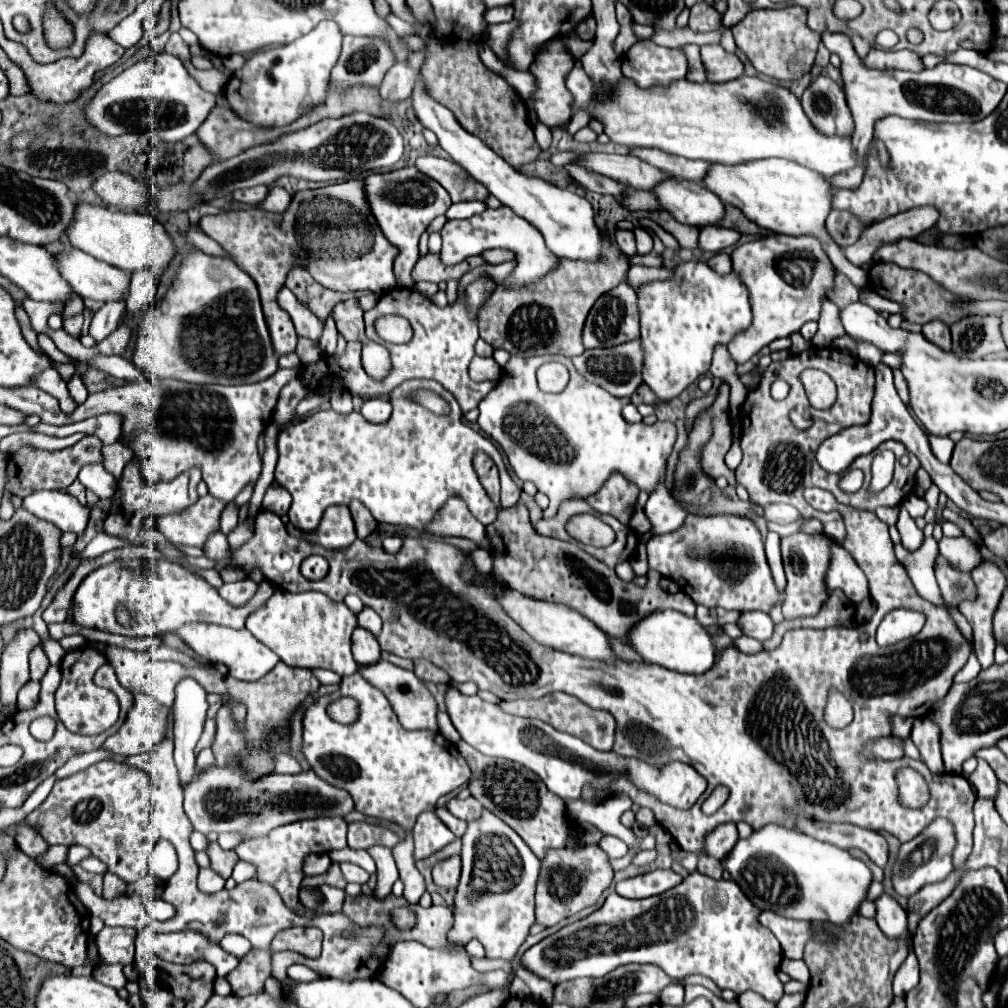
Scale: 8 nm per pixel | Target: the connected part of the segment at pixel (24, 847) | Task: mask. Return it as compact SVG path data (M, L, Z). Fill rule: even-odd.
M19 824L16 830L15 843L21 852L25 852L27 856L31 856L35 860L37 860L37 856L41 856L49 848L39 831L27 824Z

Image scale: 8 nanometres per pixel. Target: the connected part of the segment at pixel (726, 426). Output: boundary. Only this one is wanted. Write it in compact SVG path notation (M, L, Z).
M721 384L715 402L707 408L713 420L713 436L701 450L701 462L705 474L711 478L725 476L729 486L735 486L735 472L727 468L725 454L731 448L731 418L729 418L729 384Z

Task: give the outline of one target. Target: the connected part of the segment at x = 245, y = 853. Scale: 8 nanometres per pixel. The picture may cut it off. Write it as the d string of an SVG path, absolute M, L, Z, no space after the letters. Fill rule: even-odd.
M313 818L313 820L299 820L295 824L285 824L285 826L279 826L275 828L273 832L269 832L267 836L263 838L255 838L255 840L245 840L241 842L235 852L241 860L245 862L251 862L257 866L257 880L261 882L269 882L273 884L285 906L291 908L293 912L303 915L307 918L313 918L319 914L336 913L341 911L344 900L345 891L326 886L325 900L317 912L307 910L299 901L299 886L301 886L301 880L303 880L303 874L301 874L301 866L303 866L303 858L309 854L309 852L317 852L317 854L327 854L335 848L345 848L347 846L347 822L343 818Z

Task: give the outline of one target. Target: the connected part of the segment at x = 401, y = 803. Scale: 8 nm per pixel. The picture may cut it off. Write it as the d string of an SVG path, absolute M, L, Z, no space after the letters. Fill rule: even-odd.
M353 674L341 680L341 688L337 692L325 694L307 706L303 716L301 752L317 776L327 780L331 786L343 790L347 788L355 800L355 808L361 814L395 822L405 830L407 838L403 844L393 848L393 856L405 884L403 896L409 900L409 904L417 904L425 892L425 880L415 868L411 830L421 812L435 810L441 796L469 782L471 770L459 756L457 746L445 740L439 732L405 730L399 724L389 700L359 674ZM341 696L351 696L359 702L361 714L355 724L345 726L327 716L327 706Z

